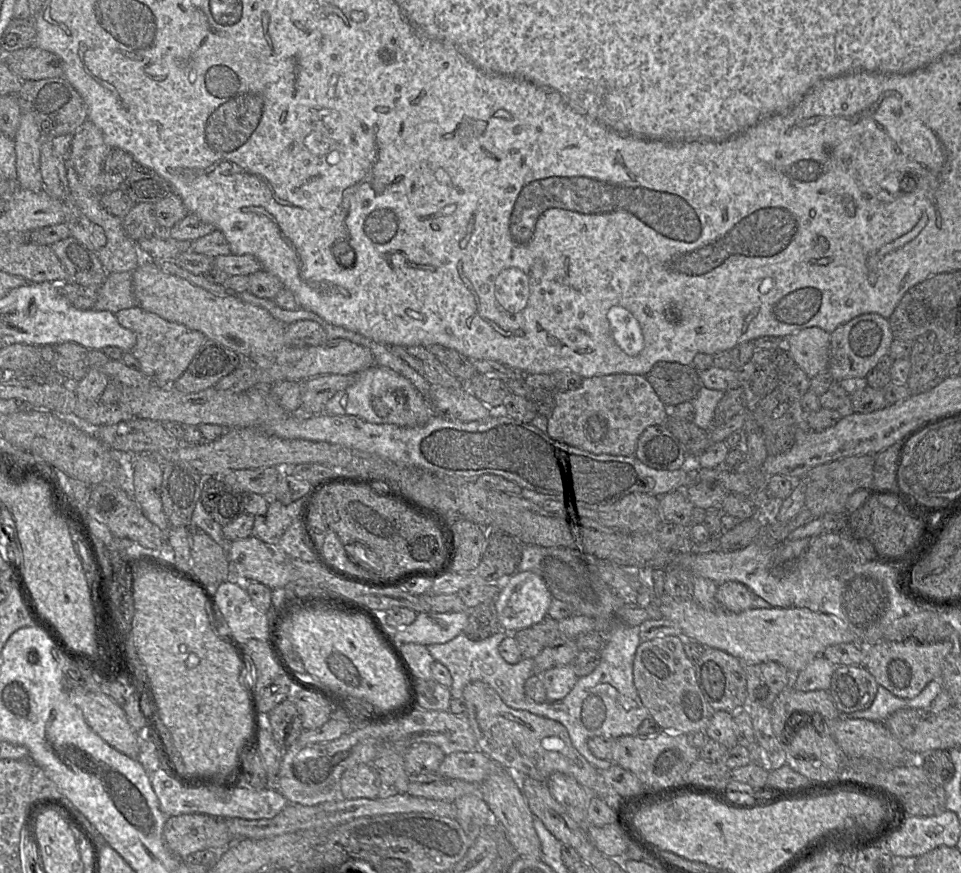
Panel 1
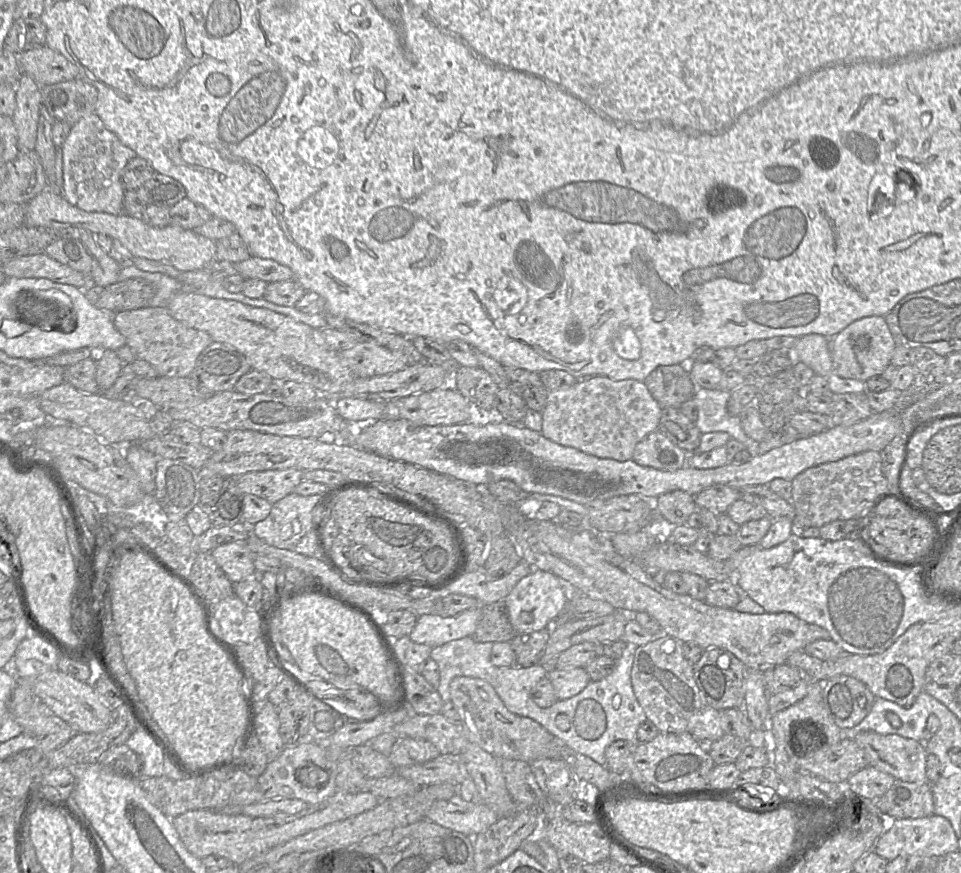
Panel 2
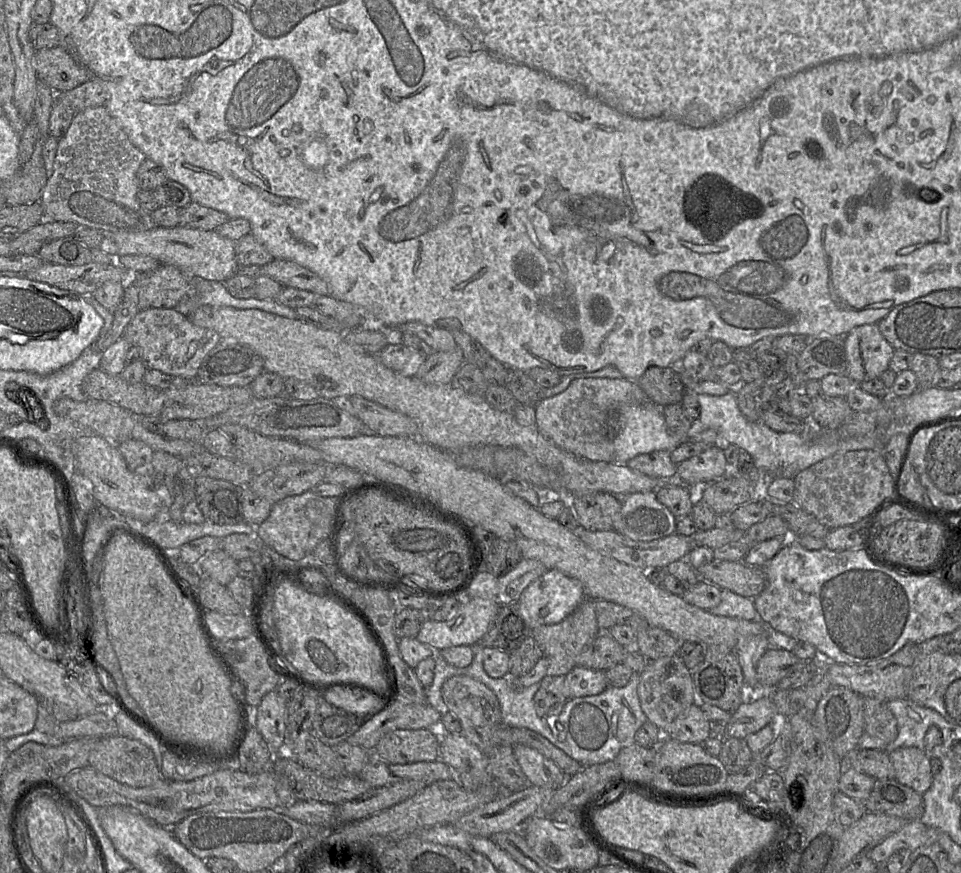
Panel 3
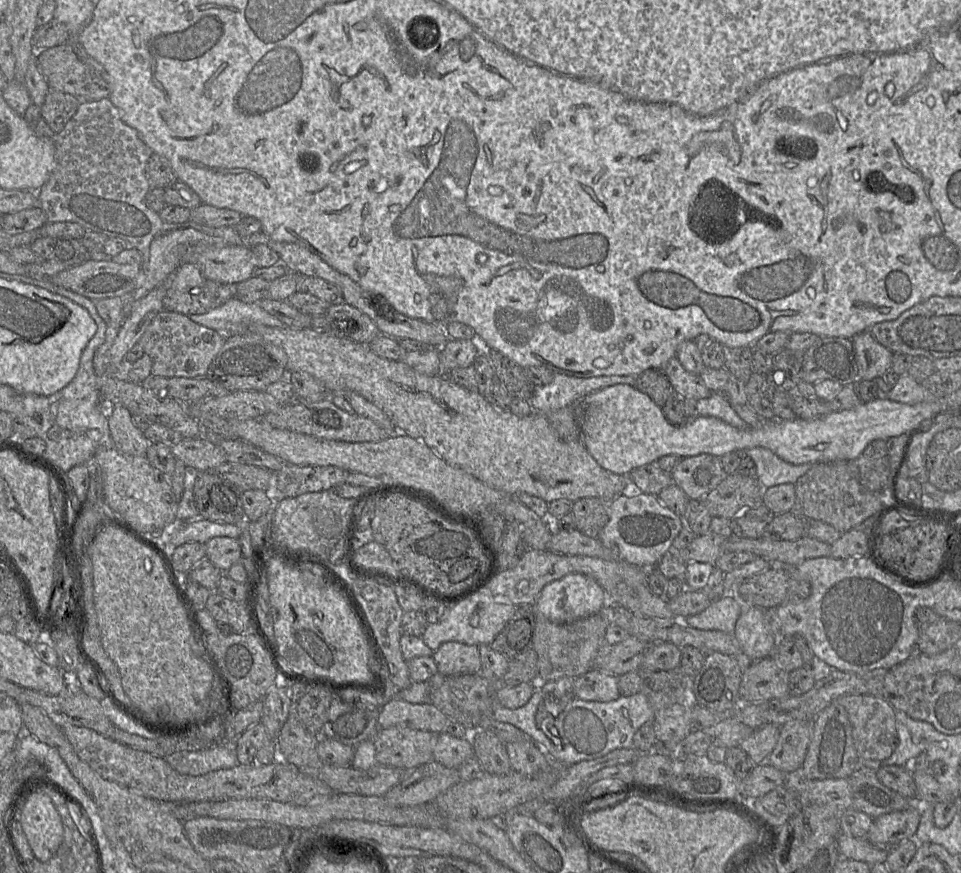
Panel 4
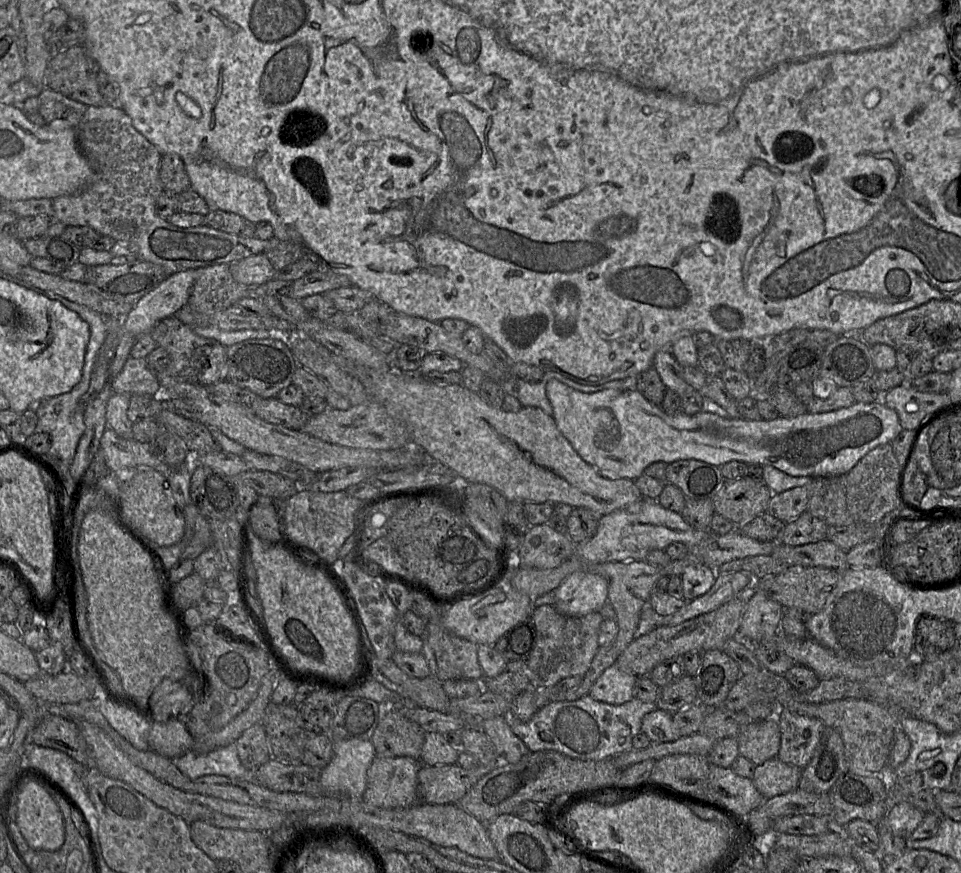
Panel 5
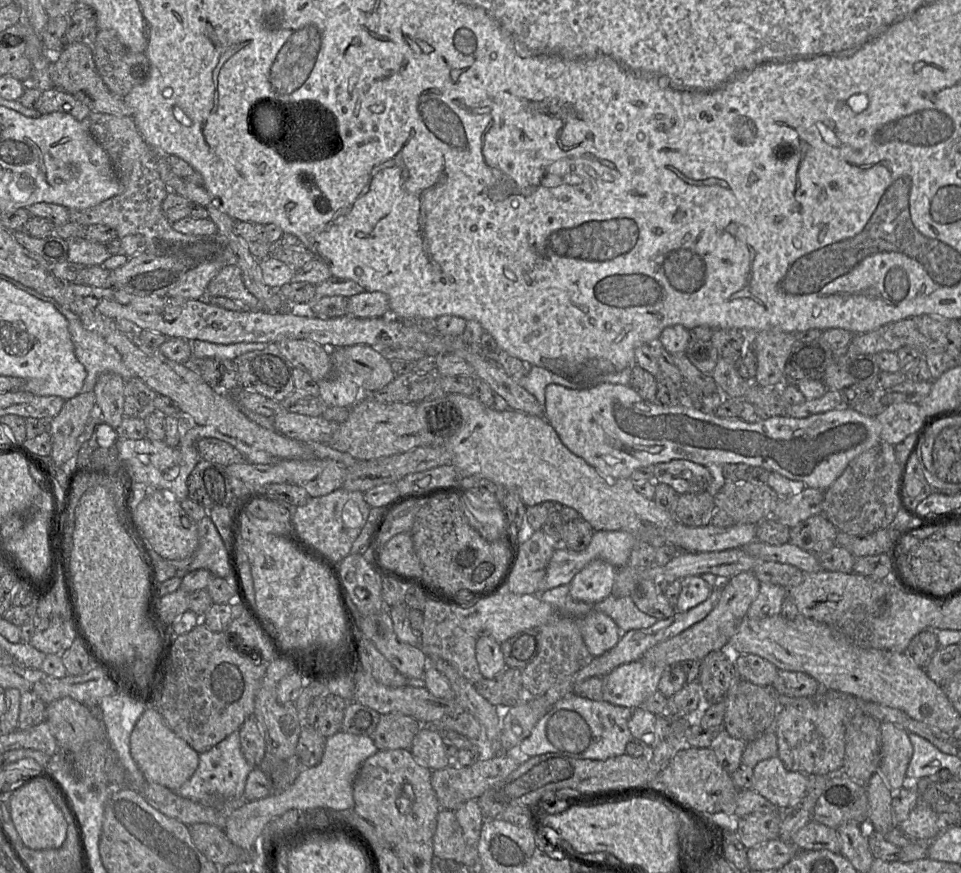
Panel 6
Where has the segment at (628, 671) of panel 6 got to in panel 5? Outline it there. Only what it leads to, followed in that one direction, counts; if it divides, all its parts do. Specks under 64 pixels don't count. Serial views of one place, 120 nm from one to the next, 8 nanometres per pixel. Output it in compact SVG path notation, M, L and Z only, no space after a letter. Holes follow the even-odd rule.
M612 665L598 677L588 695L603 703L621 705L633 699L636 681L636 676Z

